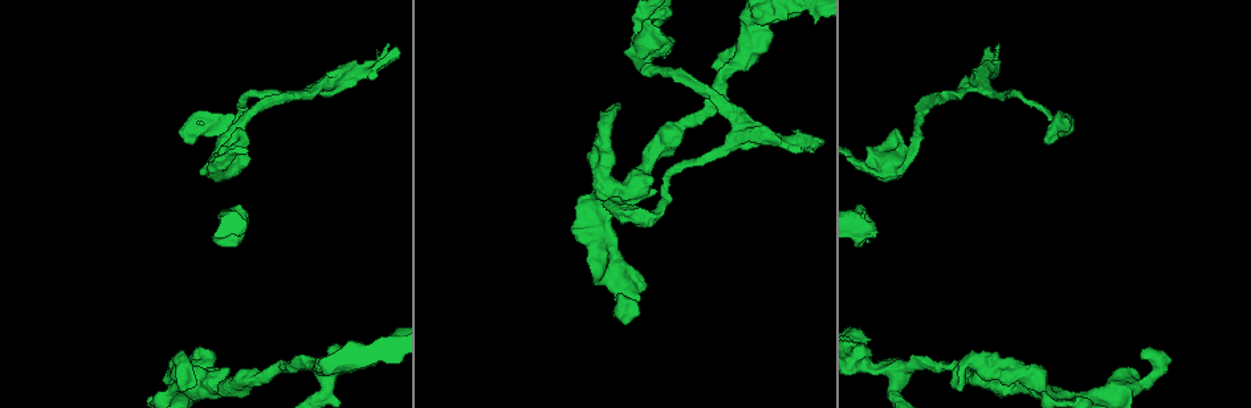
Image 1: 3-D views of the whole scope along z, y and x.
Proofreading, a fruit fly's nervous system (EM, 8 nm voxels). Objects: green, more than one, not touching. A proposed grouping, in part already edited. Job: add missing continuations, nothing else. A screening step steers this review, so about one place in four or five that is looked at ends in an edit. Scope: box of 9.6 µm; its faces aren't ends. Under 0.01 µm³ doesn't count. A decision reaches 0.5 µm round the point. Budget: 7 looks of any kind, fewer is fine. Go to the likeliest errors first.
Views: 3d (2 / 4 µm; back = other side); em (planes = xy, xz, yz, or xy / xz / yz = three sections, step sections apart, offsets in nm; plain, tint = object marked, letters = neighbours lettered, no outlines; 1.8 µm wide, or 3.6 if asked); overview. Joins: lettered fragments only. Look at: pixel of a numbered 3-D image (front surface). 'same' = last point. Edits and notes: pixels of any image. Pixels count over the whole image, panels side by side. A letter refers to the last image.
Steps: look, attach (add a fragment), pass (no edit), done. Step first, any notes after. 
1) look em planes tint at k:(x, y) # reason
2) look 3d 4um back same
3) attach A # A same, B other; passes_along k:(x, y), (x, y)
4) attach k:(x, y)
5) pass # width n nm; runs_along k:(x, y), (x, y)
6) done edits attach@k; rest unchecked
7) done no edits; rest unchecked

look 3d 4um at 1:(311, 89) # two arms in line, one across

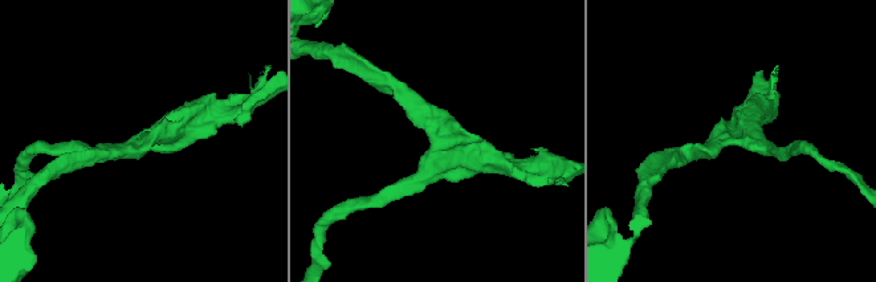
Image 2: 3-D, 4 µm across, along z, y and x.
look em 3.6um yz step 4 tint at 2:(141, 142) # arms 3; arm_widths 190, 200, 380 nm

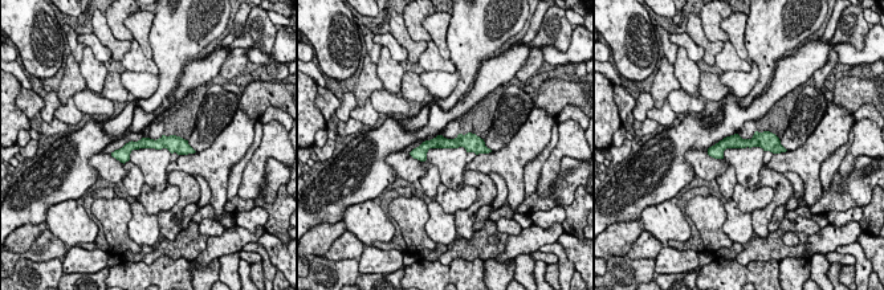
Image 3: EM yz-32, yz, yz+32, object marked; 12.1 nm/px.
look em 3.6um planes letters same # another direction

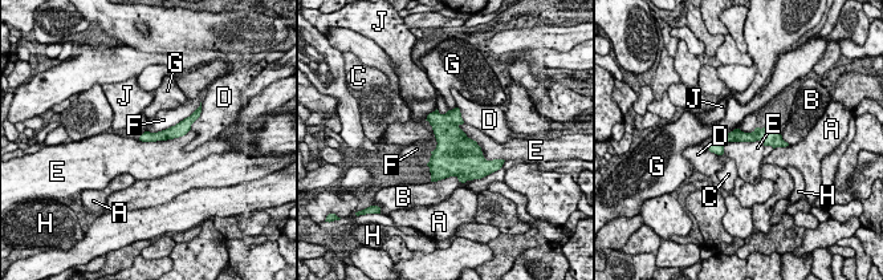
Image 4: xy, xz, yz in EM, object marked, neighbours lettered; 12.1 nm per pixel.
pass # A other, B other, C other, D other, E other, F other, G other, H other, J other; no lettered fragment goes on from it

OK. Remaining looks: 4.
look 3d 2um at 1:(184, 141) # an open end

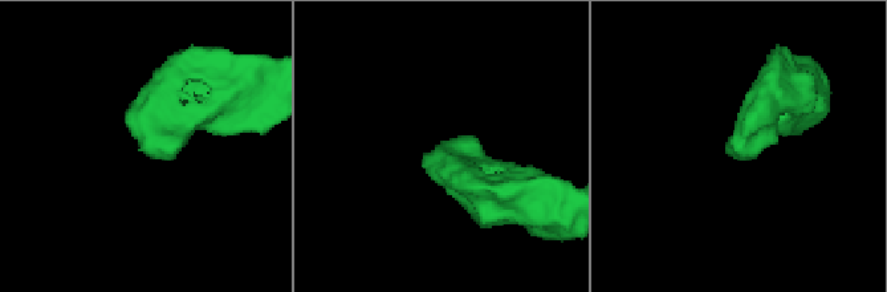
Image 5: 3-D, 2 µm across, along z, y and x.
look em planes plain at 5:(736, 142)

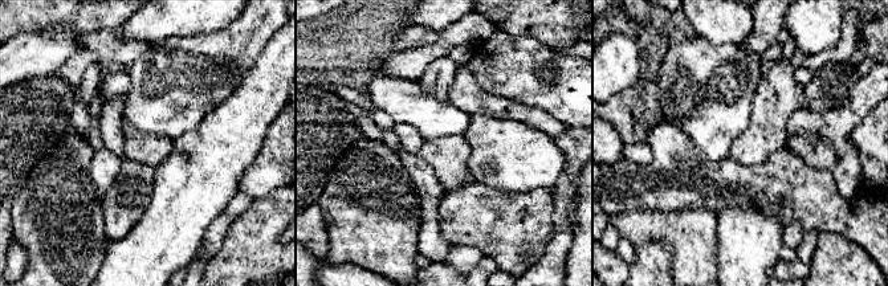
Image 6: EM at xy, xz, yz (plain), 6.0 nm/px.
look em planes letters same

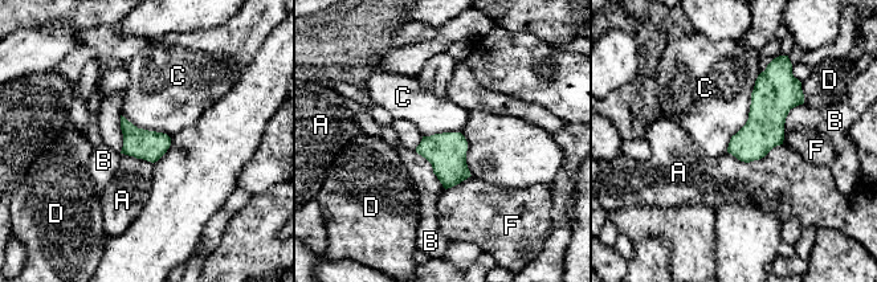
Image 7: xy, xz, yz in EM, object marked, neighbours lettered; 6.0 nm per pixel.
pass # A other, B other, C other, D other, F other; border 7:(761, 73), (749, 118), (726, 151); none of them fits

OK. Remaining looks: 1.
done no edits; rest unchecked

